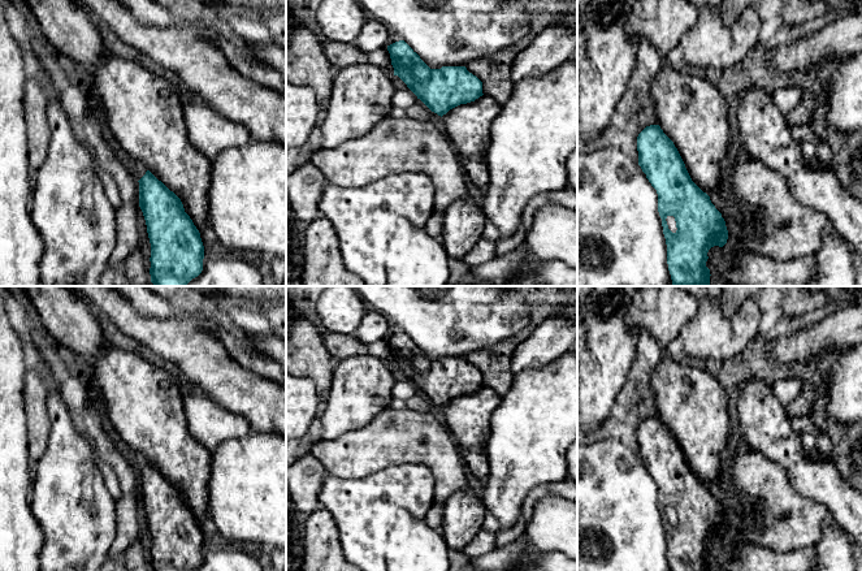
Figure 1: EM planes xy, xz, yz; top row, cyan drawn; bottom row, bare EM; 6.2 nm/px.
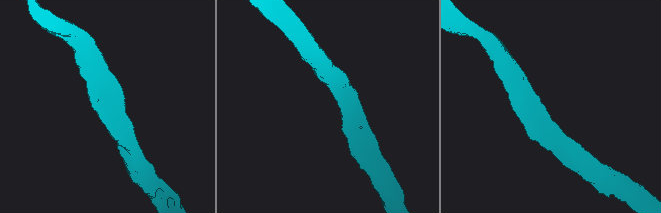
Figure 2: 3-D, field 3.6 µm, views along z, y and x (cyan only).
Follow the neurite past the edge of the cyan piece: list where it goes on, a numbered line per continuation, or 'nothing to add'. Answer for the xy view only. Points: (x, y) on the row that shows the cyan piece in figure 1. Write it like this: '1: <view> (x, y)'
1: xy (144, 112)

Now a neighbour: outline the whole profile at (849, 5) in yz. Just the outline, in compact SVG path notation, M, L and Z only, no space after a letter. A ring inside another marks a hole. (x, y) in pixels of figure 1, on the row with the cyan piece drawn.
M823 0L828 10L846 10L848 14L862 10L862 0Z

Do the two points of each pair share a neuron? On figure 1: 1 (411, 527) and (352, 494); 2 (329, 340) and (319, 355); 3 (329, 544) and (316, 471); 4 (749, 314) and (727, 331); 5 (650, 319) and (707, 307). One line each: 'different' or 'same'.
1: different
2: different
3: same
4: same
5: same

